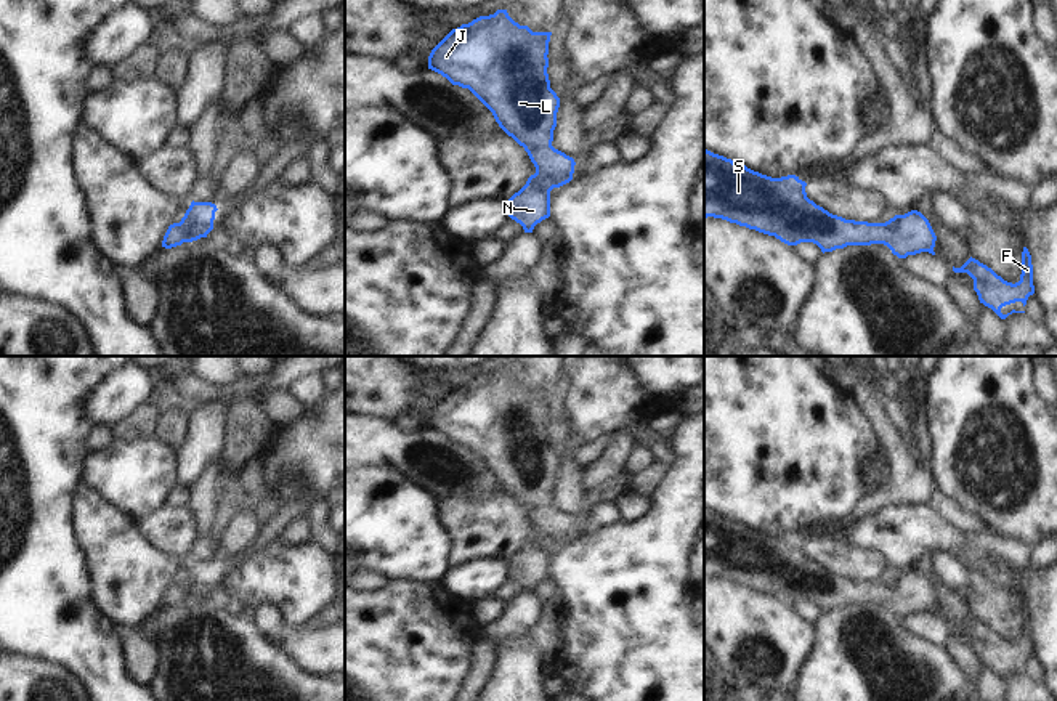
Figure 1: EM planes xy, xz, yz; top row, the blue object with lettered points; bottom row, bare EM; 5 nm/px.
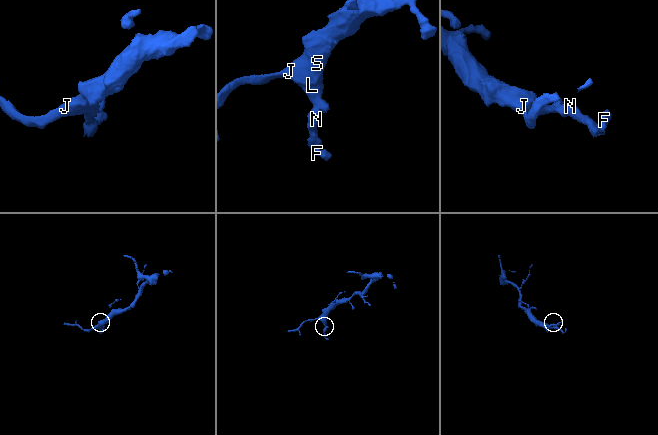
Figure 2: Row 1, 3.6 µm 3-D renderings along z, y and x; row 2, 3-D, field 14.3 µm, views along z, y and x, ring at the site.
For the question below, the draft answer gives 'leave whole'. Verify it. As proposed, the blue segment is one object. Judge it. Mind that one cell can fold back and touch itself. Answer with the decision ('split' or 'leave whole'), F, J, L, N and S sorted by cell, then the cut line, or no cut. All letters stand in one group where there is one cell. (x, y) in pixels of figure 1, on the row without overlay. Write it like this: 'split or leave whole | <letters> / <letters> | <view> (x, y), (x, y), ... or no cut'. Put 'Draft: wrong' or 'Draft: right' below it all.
leave whole | F J L N S | no cut
Draft: right

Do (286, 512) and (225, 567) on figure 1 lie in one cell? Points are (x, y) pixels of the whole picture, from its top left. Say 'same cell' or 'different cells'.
same cell

